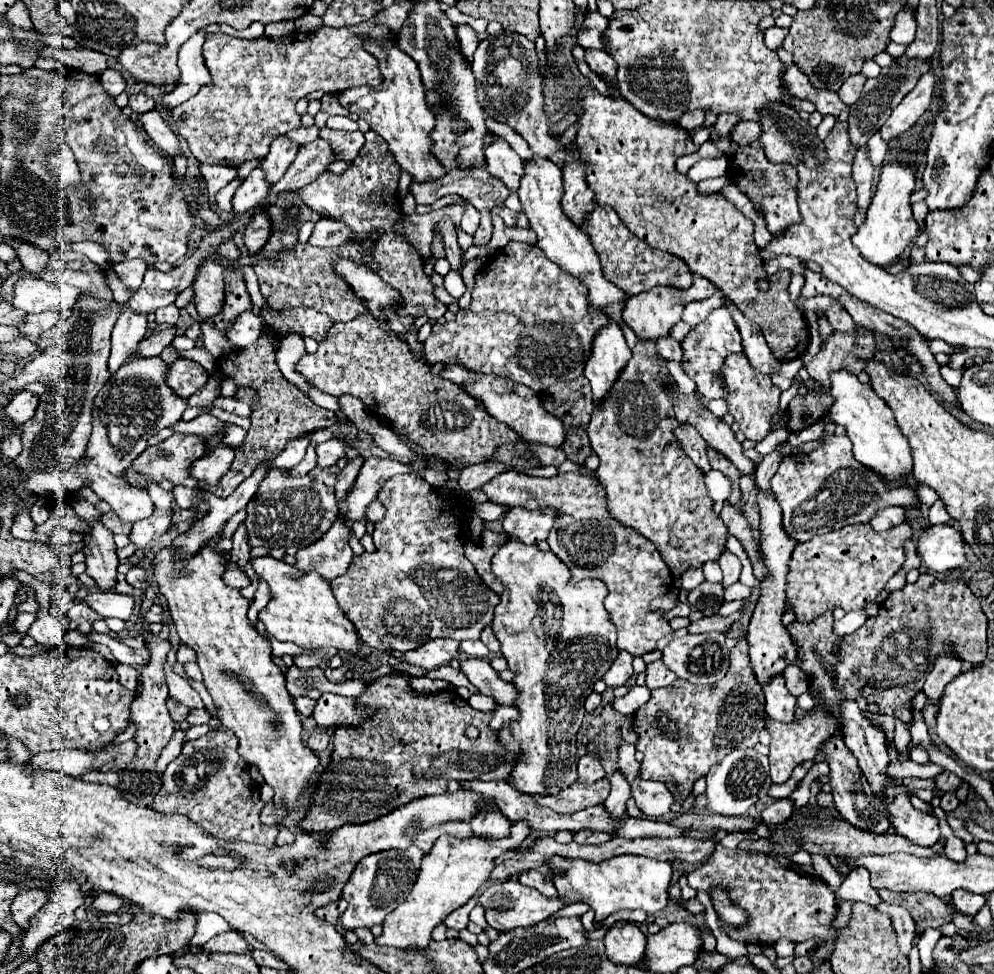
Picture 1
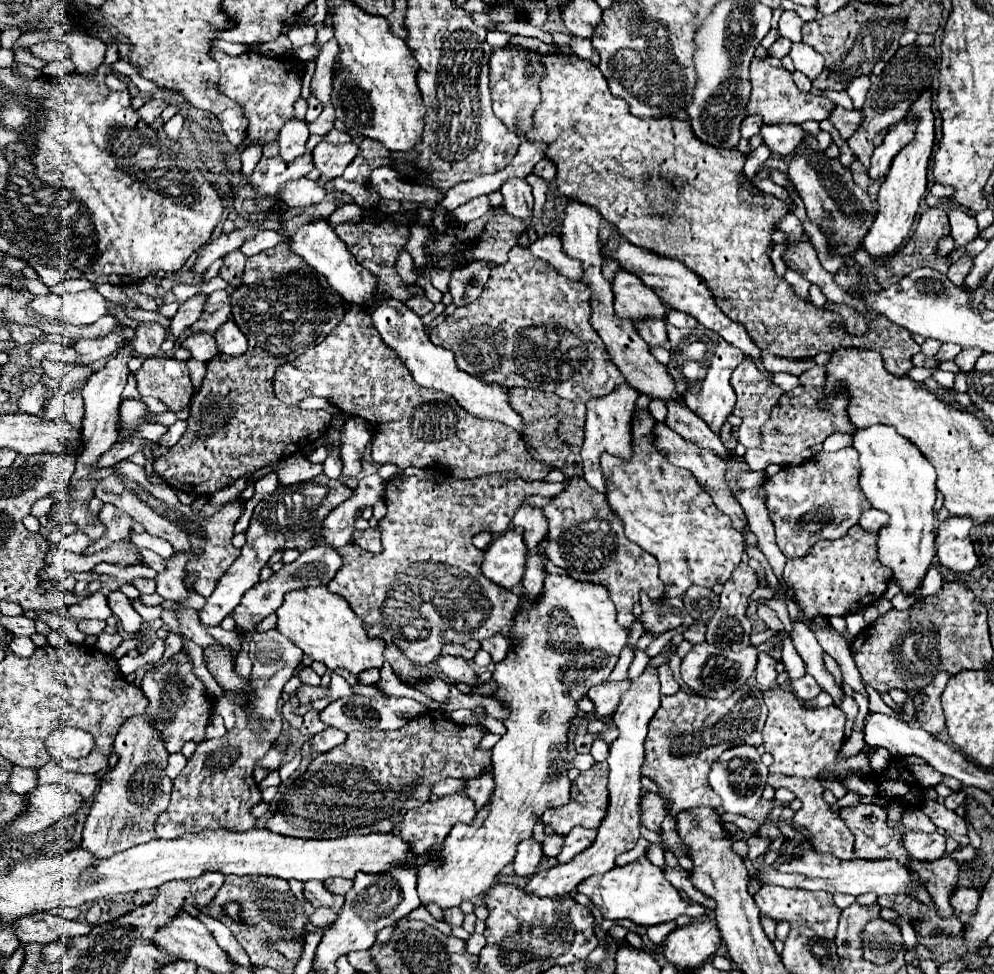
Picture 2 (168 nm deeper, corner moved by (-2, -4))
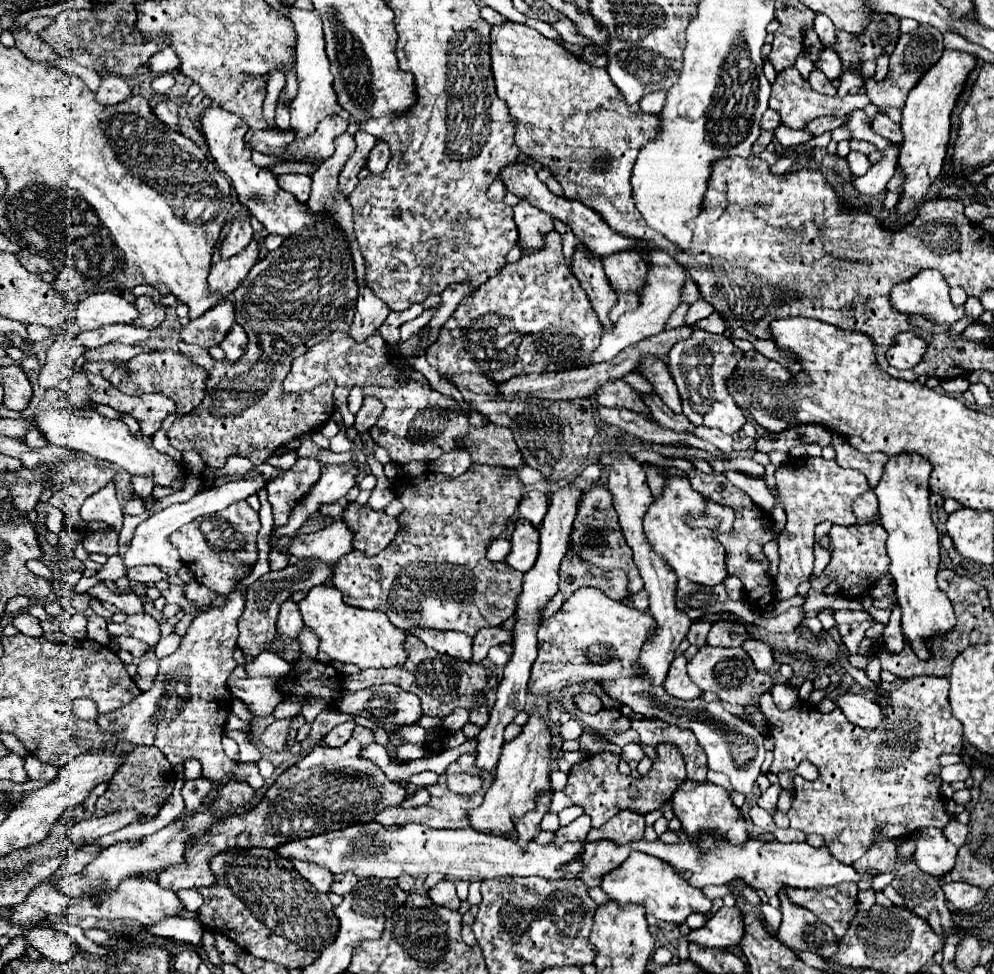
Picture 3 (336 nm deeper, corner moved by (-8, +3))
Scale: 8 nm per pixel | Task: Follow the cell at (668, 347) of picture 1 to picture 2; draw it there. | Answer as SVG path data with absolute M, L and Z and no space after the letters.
M642 320L634 324L638 334L650 344L650 346L662 346L664 342L668 342L668 334L666 334L666 324L664 320Z

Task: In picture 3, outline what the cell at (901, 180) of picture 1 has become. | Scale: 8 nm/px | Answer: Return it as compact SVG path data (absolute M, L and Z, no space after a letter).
M944 49L940 61L920 77L912 93L908 93L908 101L902 109L902 133L904 143L900 149L900 167L904 169L904 185L902 185L902 197L898 203L898 213L912 213L916 205L924 199L928 187L934 183L934 179L940 175L944 161L946 161L946 149L950 143L950 129L952 129L952 109L956 105L956 99L964 91L966 79L970 71L976 67L976 57L970 53Z

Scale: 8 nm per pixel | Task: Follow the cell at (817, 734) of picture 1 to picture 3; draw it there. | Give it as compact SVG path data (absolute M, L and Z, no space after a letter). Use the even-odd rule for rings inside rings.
M944 677L906 679L898 689L874 699L878 701L880 709L884 709L884 717L888 717L888 721L884 721L880 729L870 731L850 725L840 709L822 715L816 709L806 709L804 703L796 703L790 711L780 711L774 705L770 693L762 695L760 711L768 717L770 733L776 739L770 773L796 769L802 759L808 759L820 771L820 777L816 781L804 781L800 775L794 775L794 801L788 811L790 827L806 835L822 835L828 851L840 863L848 865L852 865L872 847L876 831L886 839L896 839L910 837L912 833L926 827L942 829L950 817L940 797L942 779L938 773L942 767L938 763L938 755L962 751L962 725L956 717L952 717L952 709L948 705L948 687L950 685ZM928 773L934 773L936 777L932 783L924 779Z

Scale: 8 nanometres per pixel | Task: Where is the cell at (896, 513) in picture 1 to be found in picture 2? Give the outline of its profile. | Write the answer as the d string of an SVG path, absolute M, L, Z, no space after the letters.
M870 508L866 510L862 516L860 516L860 526L866 530L866 532L874 532L878 534L878 528L882 528L882 524L886 524L886 514L884 512L878 512L876 508Z

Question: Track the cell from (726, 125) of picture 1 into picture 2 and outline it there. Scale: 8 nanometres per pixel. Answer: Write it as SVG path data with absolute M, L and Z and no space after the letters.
M746 116L746 120L742 120L742 124L740 124L742 138L746 138L746 140L752 138L754 134L758 134L760 126L762 126L762 118L758 118L758 116Z

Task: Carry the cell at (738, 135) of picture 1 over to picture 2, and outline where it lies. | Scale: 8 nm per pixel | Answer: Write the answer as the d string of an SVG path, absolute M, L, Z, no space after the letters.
M762 124L762 128L760 128L760 136L762 136L764 144L780 156L788 156L790 152L794 152L794 148L802 140L802 134L804 134L804 130L794 124L776 124L776 126Z

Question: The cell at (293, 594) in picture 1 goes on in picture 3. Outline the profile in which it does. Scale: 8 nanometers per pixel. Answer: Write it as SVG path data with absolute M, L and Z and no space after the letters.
M316 585L298 605L304 625L316 631L316 635L320 637L320 651L324 651L330 659L354 663L360 669L396 667L406 661L406 649L404 649L406 633L402 629L396 629L384 613L348 607L342 601L342 595L336 587Z

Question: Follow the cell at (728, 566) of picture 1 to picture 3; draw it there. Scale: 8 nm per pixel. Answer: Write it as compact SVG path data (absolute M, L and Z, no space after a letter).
M742 621L714 623L708 633L708 643L712 647L740 647L744 639L748 639L748 633Z

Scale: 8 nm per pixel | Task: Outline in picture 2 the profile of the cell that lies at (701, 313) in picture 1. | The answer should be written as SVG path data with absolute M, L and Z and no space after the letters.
M670 310L668 314L666 314L666 322L670 322L672 326L676 326L676 328L694 328L698 322L694 320L694 316L686 316L684 312L674 312L674 310Z

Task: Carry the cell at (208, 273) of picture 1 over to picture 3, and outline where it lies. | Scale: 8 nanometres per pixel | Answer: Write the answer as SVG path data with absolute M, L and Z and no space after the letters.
M224 299L208 313L204 313L204 317L190 321L180 335L182 341L186 343L194 343L204 349L210 349L224 341L232 325L234 325L234 305Z

